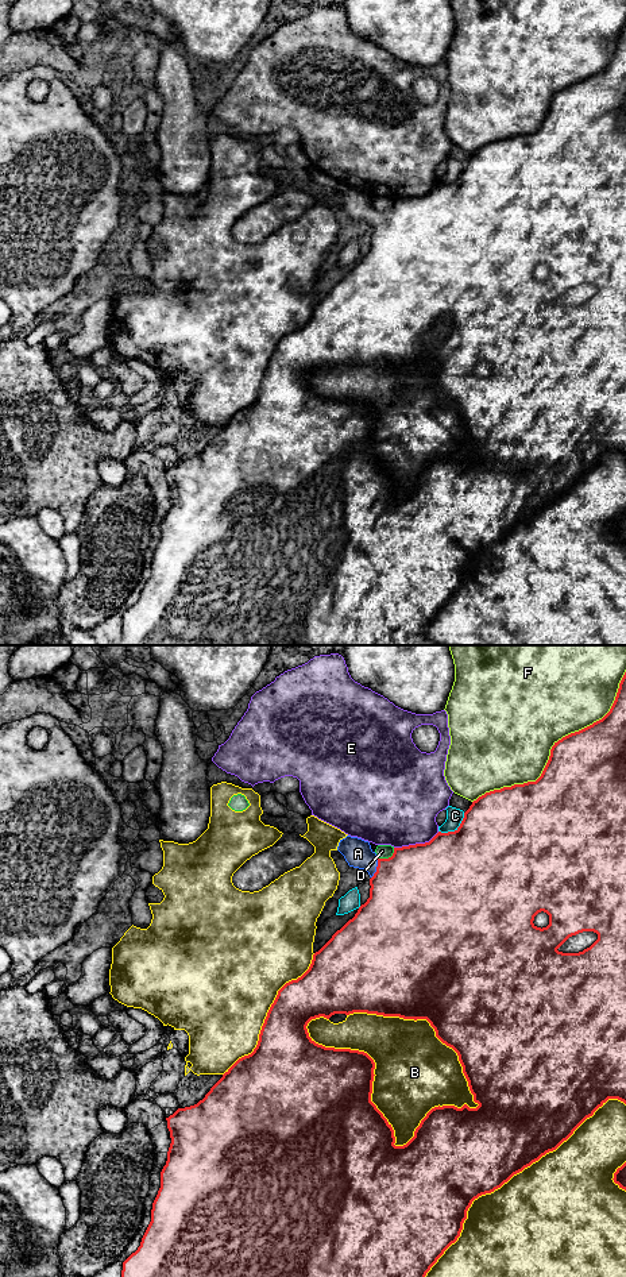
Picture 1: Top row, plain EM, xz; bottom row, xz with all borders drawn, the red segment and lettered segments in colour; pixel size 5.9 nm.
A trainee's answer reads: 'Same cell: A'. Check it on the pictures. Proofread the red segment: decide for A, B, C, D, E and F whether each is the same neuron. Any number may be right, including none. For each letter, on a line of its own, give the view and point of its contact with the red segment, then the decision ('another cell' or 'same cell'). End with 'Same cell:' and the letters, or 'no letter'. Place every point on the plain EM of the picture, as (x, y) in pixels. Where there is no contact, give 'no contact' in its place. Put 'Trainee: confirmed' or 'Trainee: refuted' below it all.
A: xz (377, 220) | same cell
B: xz (381, 465) | another cell
C: xz (455, 182) | another cell
D: xz (389, 209) | another cell
E: xz (416, 196) | another cell
F: xz (552, 99) | another cell
Same cell: A
Trainee: confirmed

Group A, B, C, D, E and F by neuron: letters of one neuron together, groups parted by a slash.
A / B D / C / E / F

